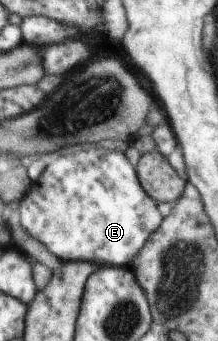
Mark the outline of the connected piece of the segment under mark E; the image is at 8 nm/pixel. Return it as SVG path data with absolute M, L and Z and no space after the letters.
M106 149L98 153L80 151L80 155L64 155L56 161L50 161L49 158L46 165L42 177L34 185L31 184L30 190L19 203L19 223L22 223L25 231L40 239L58 257L98 263L98 267L131 267L151 235L163 225L165 218L158 211L157 201L148 195L140 182L137 167L118 151L108 151L106 157Z

